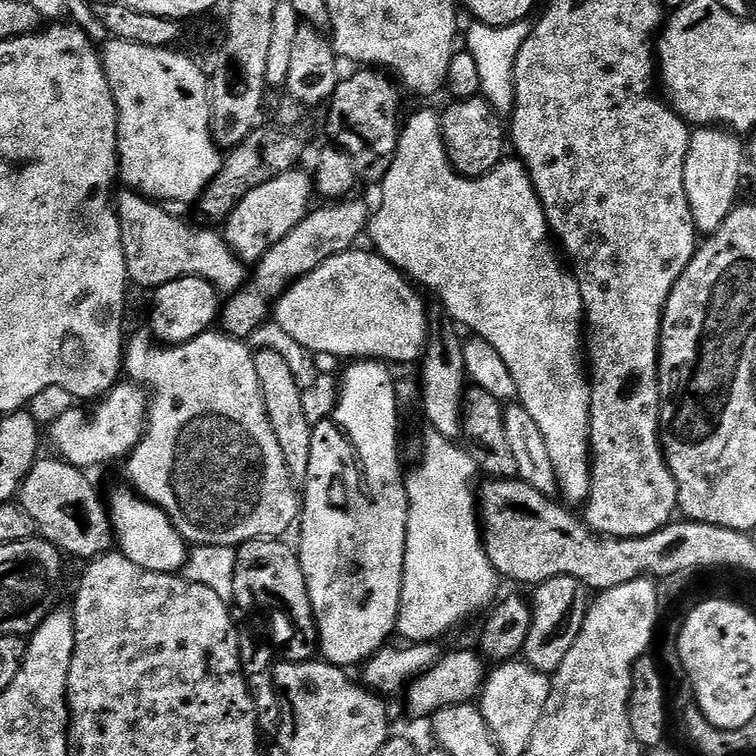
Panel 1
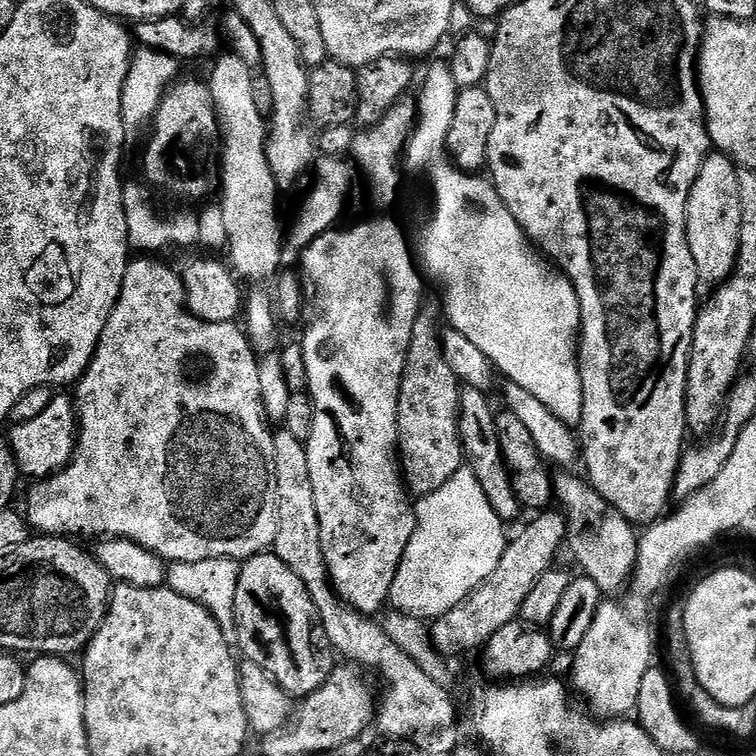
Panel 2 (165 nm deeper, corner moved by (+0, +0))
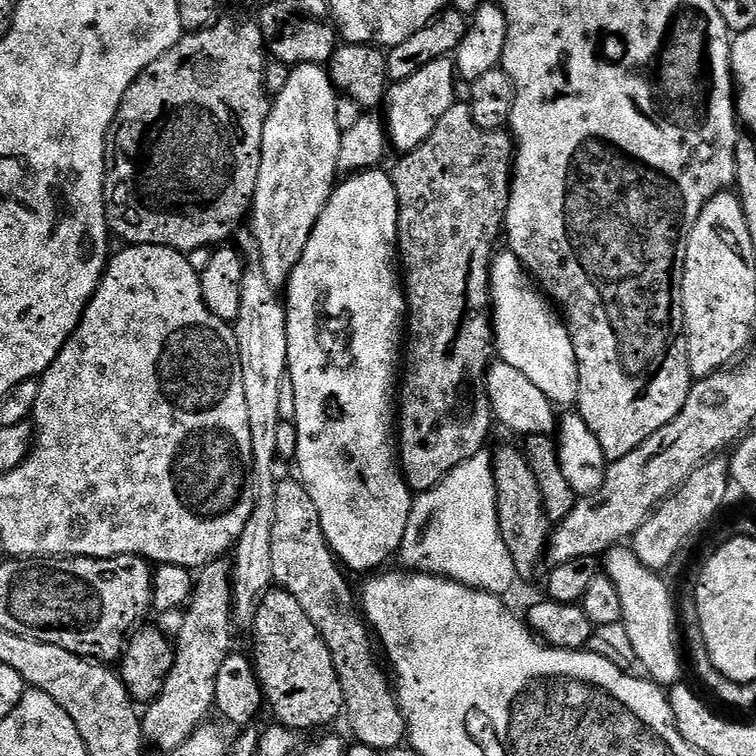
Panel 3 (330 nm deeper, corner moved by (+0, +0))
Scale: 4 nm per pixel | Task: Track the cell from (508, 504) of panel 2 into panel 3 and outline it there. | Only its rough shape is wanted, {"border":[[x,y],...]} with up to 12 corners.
{"border":[[519,447],[492,456],[502,542],[521,581],[545,559],[550,521]]}

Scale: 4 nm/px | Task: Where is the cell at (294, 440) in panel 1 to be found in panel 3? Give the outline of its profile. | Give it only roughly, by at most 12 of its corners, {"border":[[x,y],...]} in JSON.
{"border":[[299,479],[277,483],[273,581],[334,658],[355,743],[406,721],[349,577]]}

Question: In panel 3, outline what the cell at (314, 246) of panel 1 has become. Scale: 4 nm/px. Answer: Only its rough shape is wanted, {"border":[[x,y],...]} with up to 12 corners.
{"border":[[452,56],[395,81],[388,139],[413,152],[458,103]]}

